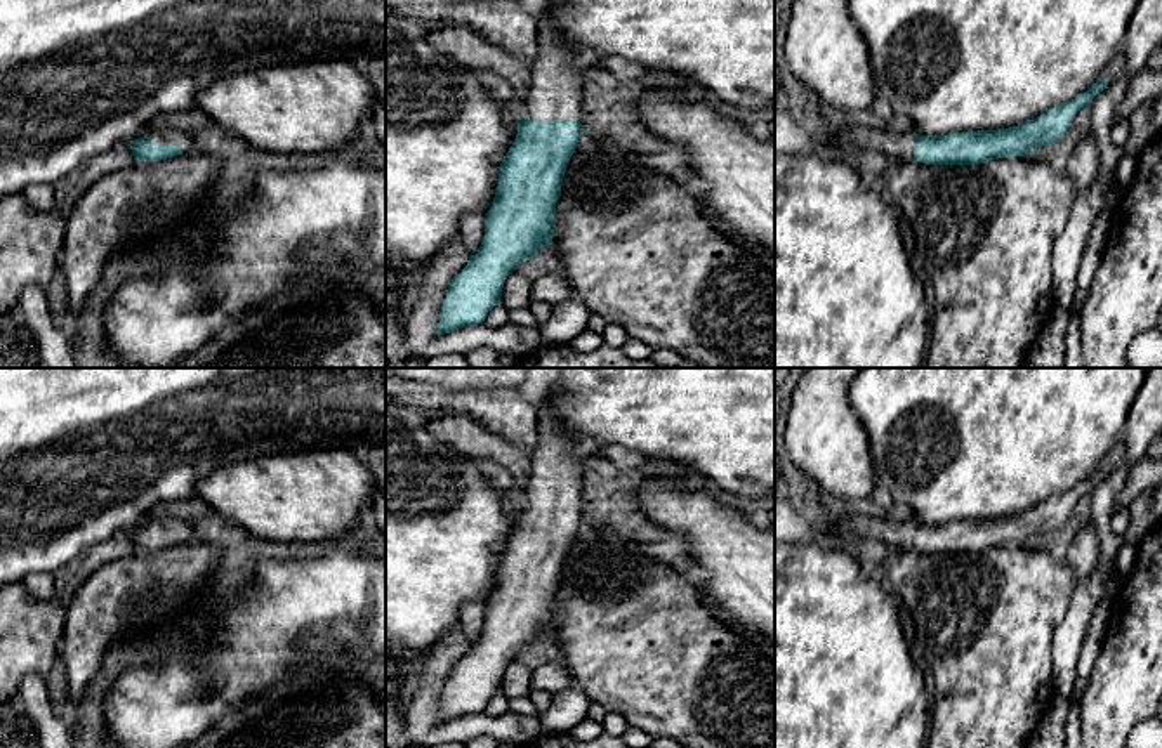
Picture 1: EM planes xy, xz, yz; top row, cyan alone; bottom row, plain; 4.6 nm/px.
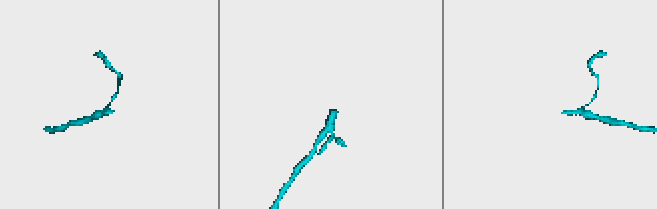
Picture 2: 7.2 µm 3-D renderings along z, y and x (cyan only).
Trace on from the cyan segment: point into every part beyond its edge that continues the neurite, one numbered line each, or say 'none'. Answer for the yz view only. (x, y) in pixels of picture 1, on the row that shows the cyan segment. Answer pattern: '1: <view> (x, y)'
1: yz (898, 148)

